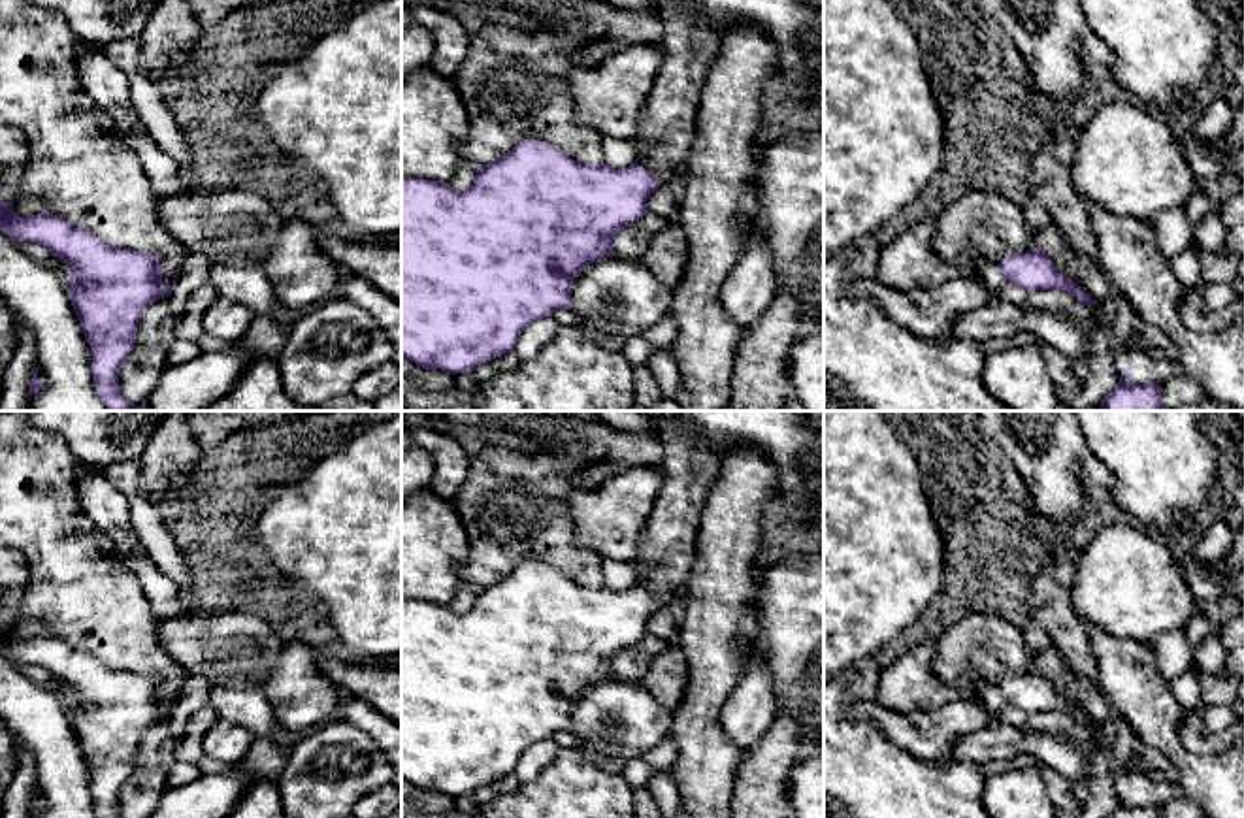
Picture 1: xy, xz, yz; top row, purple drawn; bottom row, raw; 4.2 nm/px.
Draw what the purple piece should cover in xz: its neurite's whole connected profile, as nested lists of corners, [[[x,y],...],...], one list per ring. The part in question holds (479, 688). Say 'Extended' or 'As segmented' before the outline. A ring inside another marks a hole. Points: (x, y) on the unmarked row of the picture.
As segmented. [[[539,562],[520,564],[501,581],[479,588],[464,614],[445,603],[401,601],[401,778],[456,797],[513,773],[532,744],[569,731],[573,701],[614,677],[614,658],[645,637],[658,609],[658,601],[639,586],[622,592],[582,586]]]

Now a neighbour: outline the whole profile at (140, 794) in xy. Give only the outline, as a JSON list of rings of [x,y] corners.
[[[170,718],[147,728],[141,735],[134,771],[121,788],[121,818],[149,818],[168,788],[168,773],[175,760],[175,748],[181,743],[170,731]]]

